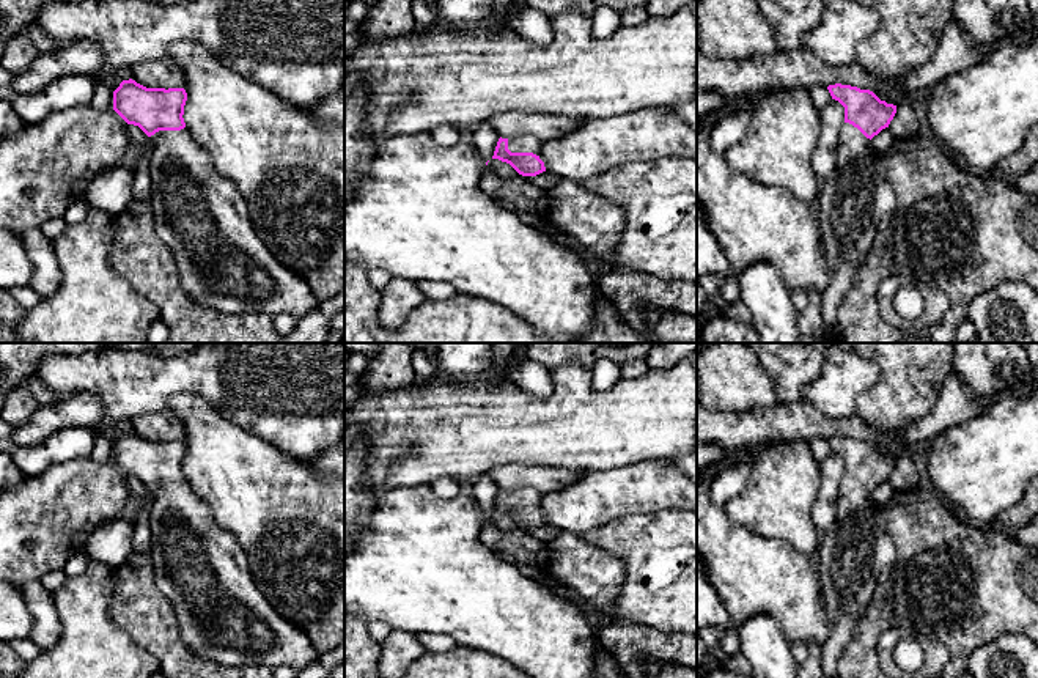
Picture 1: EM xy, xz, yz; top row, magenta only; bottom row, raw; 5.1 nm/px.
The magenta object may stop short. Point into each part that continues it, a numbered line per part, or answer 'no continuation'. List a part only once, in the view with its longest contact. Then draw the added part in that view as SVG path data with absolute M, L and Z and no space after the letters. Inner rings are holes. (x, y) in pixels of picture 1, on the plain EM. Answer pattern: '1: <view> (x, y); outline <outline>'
1: xz (527, 496); outline M525 488L508 492L508 502L511 505L533 505L539 508L543 494L536 489Z

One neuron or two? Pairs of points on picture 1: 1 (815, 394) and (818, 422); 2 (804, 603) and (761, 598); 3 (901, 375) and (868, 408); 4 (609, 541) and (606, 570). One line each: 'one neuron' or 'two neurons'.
1: two neurons
2: one neuron
3: one neuron
4: two neurons

